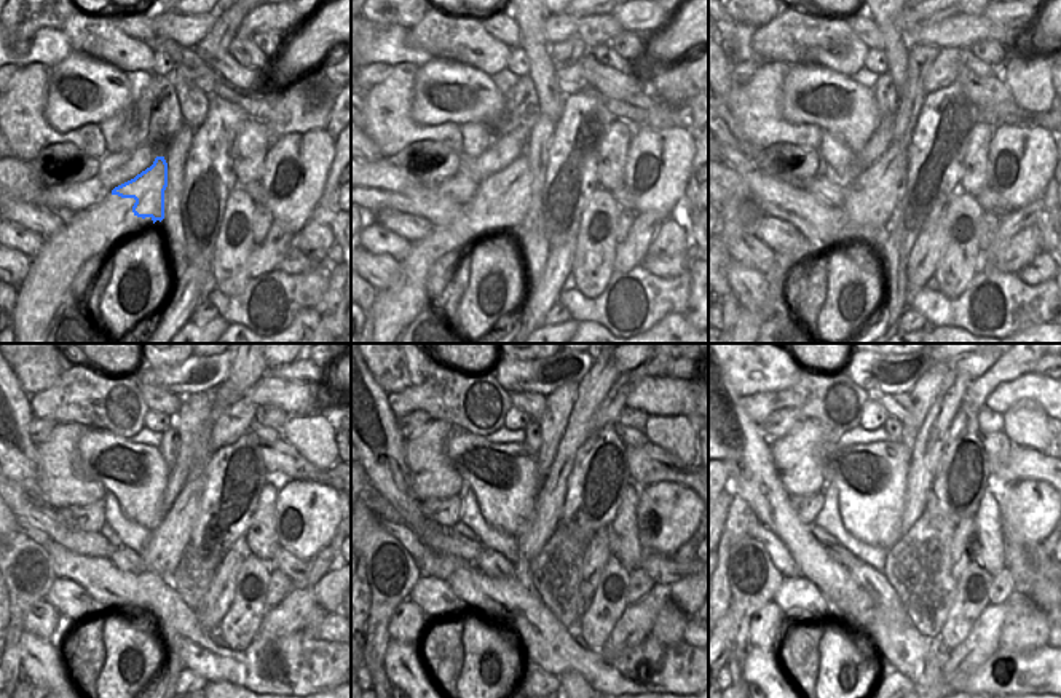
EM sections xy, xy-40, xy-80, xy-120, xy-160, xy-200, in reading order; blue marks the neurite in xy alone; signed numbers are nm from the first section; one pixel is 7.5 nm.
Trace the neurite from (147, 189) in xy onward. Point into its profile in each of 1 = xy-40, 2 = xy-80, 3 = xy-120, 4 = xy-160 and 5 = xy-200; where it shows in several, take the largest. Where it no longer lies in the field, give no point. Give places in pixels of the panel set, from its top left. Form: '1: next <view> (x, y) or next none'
1: next xy-40 (509, 189)
2: next xy-80 (875, 192)
3: next xy-120 (168, 542)
4: next xy-160 (594, 388)
5: next xy-200 (926, 454)

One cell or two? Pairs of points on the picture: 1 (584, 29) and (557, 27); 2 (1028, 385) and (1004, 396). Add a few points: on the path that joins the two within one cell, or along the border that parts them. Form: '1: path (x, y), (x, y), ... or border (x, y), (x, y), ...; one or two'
1: path (578, 27), (564, 27); one
2: path (1021, 388), (1010, 393); one

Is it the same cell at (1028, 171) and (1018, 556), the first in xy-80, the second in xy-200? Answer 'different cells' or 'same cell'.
different cells

